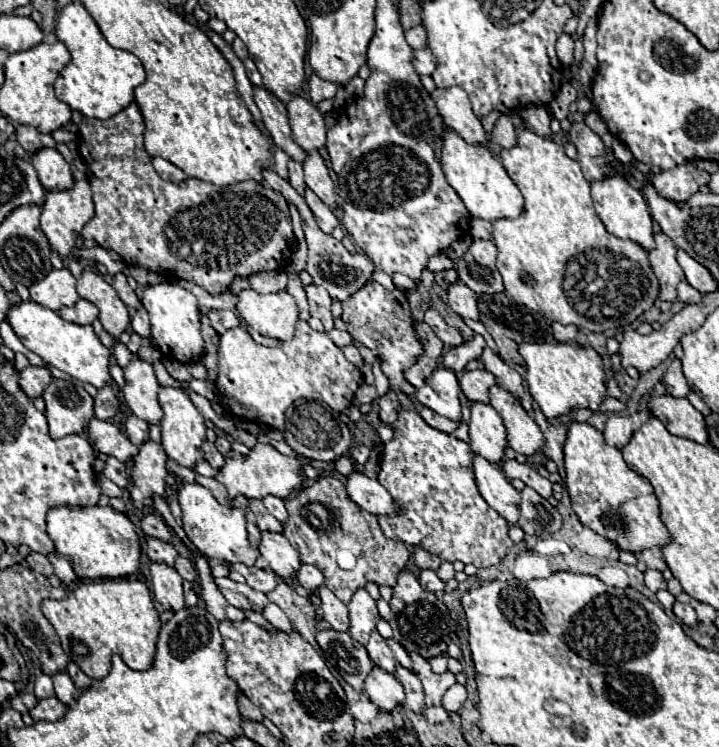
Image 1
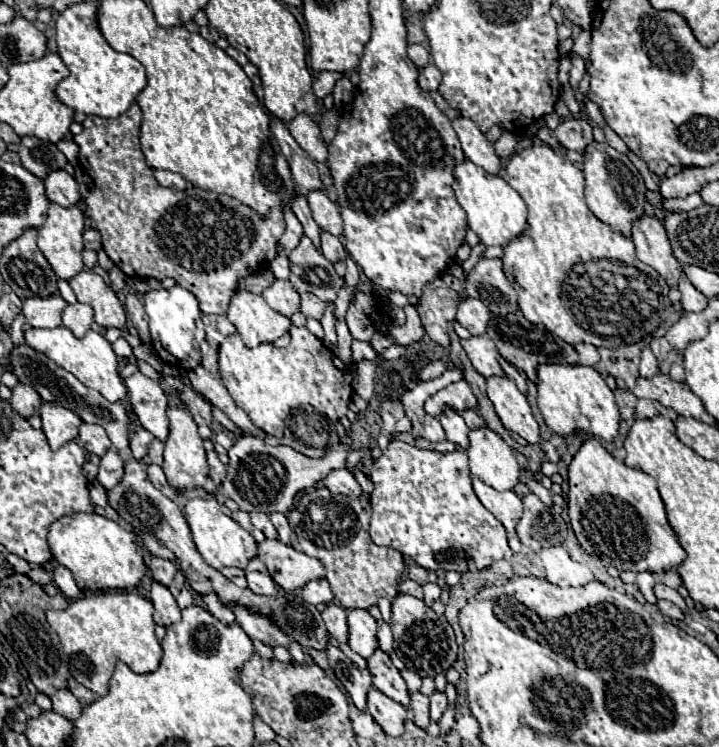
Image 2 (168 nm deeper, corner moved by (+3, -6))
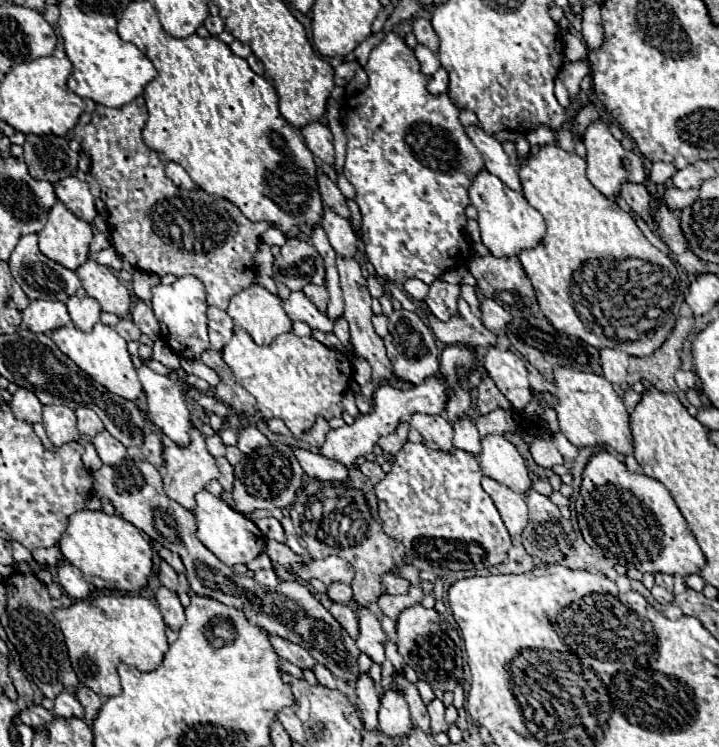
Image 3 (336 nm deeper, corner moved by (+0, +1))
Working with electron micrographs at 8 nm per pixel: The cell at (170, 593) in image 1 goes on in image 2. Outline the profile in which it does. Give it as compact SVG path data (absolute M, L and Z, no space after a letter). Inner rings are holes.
M152 583L150 601L154 607L153 619L157 625L170 627L180 621L180 609L174 595L160 583Z

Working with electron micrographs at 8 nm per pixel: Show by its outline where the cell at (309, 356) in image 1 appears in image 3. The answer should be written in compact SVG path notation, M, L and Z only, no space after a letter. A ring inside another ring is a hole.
M235 328L233 338L223 348L223 360L231 368L235 380L255 398L253 418L281 418L295 438L309 430L317 416L325 420L341 418L345 410L341 400L353 376L351 362L343 352L323 346L313 336L285 332L269 346L257 346L245 330Z

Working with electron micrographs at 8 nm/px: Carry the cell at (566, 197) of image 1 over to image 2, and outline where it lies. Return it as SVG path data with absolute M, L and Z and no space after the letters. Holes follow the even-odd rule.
M532 145L530 149L522 149L518 153L514 153L506 165L506 183L518 191L518 195L524 199L524 203L528 205L528 229L512 239L506 247L504 247L504 257L502 257L502 263L504 263L504 273L506 277L510 279L512 287L518 291L518 303L520 303L520 311L524 313L524 317L530 321L530 323L542 323L552 335L558 335L560 339L564 339L566 343L570 345L576 345L576 343L592 343L594 347L608 347L608 349L614 349L614 347L620 347L624 343L638 343L642 341L644 337L650 337L658 327L660 323L666 319L668 315L668 307L672 305L670 299L668 299L668 283L666 279L656 271L652 269L650 265L644 265L642 261L638 261L636 257L636 251L634 251L634 245L630 243L628 237L624 237L622 233L614 231L610 225L606 225L604 221L600 221L586 205L584 201L584 175L578 167L574 167L570 163L570 159L566 159L564 155L556 155L548 145Z

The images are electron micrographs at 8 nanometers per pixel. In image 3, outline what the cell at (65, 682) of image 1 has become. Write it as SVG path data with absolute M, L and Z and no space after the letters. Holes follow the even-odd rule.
M61 692L55 698L55 708L53 708L55 716L63 716L63 718L83 718L83 706L79 704L77 696L73 692Z

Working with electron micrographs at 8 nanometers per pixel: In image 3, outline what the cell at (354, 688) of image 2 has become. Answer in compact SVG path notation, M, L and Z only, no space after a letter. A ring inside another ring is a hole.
M361 672L355 682L357 692L357 708L361 712L361 720L365 728L377 728L377 708L379 708L379 694L375 690L375 682L367 672Z

